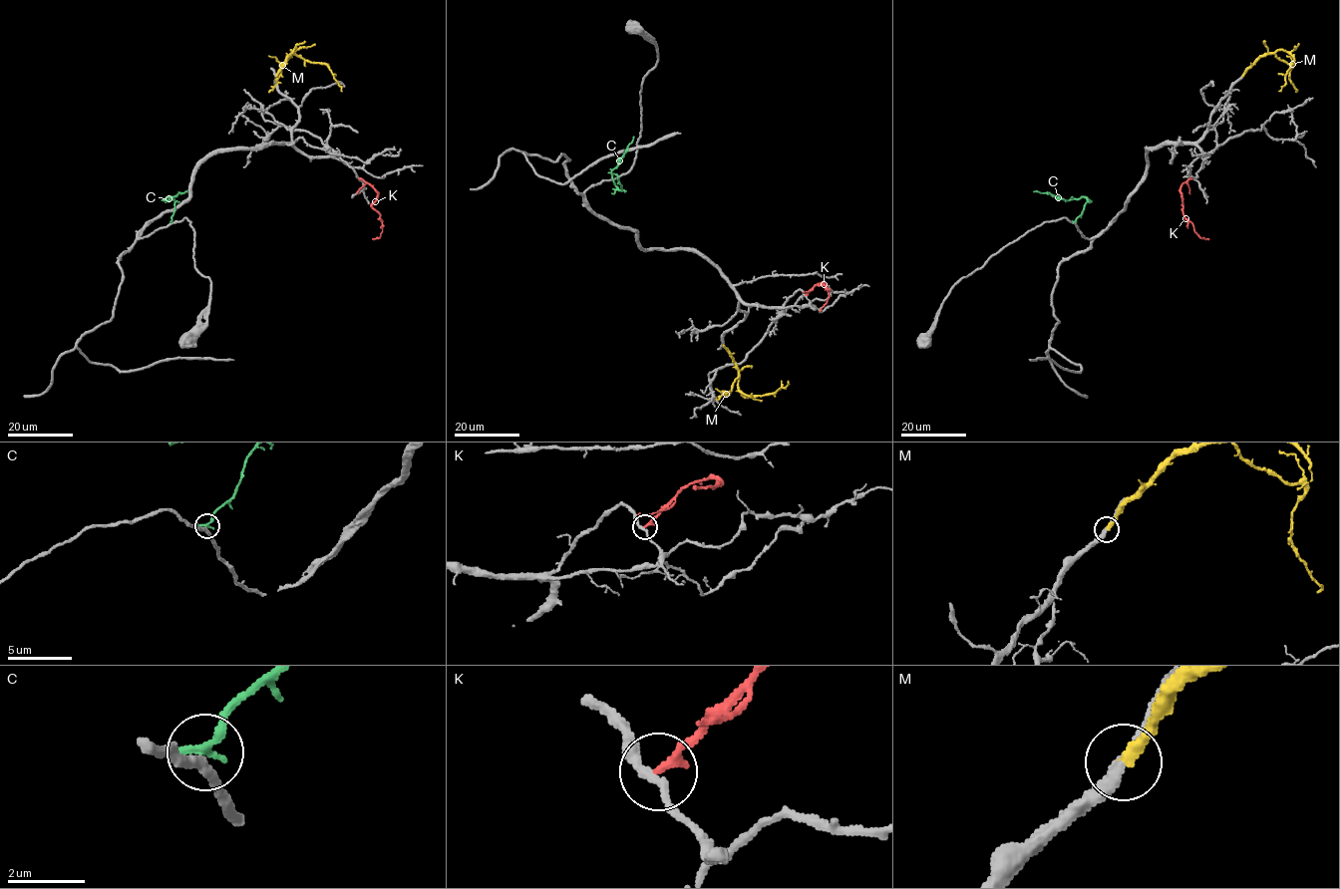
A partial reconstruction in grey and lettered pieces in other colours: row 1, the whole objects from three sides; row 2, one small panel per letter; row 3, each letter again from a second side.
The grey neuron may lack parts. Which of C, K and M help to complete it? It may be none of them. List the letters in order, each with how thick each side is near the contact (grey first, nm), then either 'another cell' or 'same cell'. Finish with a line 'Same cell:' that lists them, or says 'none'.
C: calibres 280 and 280 nm; another cell
K: calibres 200 and 240 nm; same cell
M: calibres 340 and 320 nm; same cell
Same cell: K, M

